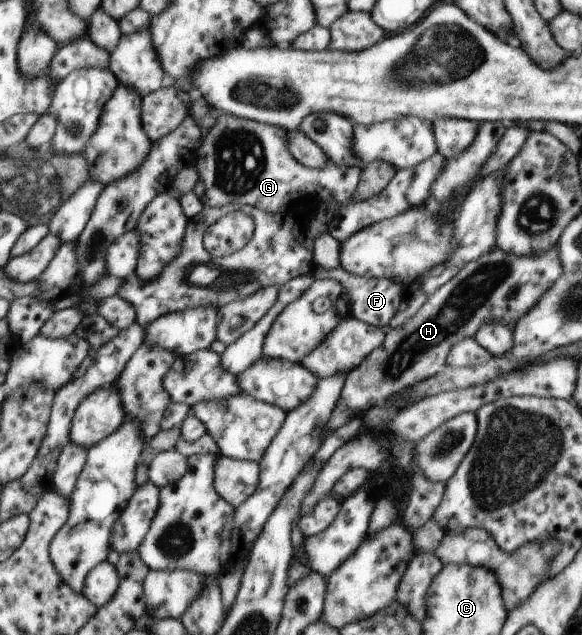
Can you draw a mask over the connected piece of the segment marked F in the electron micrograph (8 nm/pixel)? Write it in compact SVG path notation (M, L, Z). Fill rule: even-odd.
M312 264L310 269L316 279L334 279L337 280L349 294L352 301L352 314L354 318L359 321L365 322L370 326L382 327L389 324L392 317L397 313L399 304L402 302L404 288L401 284L394 281L377 278L364 278L361 276L349 275L344 269L338 268L333 271L324 270L322 267L318 267L316 264Z

